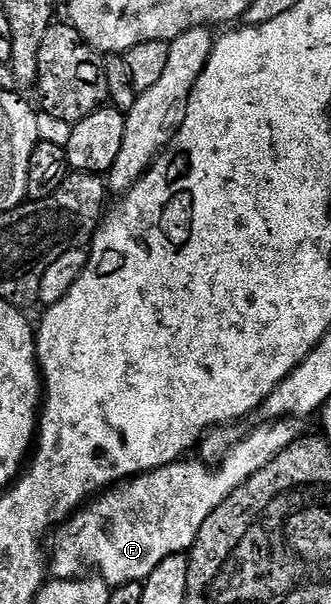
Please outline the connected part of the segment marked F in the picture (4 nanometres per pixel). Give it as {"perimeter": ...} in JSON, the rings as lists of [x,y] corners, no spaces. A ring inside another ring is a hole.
{"perimeter":[[[274,421],[271,422],[269,425],[262,425],[266,427],[256,428],[255,431],[252,432],[251,435],[247,437],[247,439],[246,436],[239,438],[238,442],[235,443],[234,446],[231,447],[230,450],[227,451],[226,454],[222,456],[220,462],[217,465],[211,465],[209,462],[206,461],[197,461],[198,463],[186,463],[187,461],[179,461],[176,463],[169,463],[169,465],[167,465],[166,467],[157,467],[155,471],[146,471],[142,475],[135,475],[133,479],[127,479],[123,482],[115,483],[113,487],[101,492],[101,494],[99,494],[97,497],[91,498],[89,502],[85,504],[85,506],[75,511],[74,514],[70,516],[67,522],[61,524],[60,530],[57,532],[57,534],[59,533],[59,535],[56,536],[54,539],[54,551],[52,547],[52,550],[49,552],[48,555],[49,574],[53,576],[54,579],[77,579],[79,577],[85,576],[87,572],[89,572],[86,571],[89,569],[89,567],[95,567],[95,569],[98,570],[95,572],[97,572],[97,574],[101,576],[101,578],[105,579],[106,582],[110,584],[111,588],[123,587],[125,583],[142,583],[144,580],[146,580],[149,577],[149,575],[151,575],[152,572],[154,572],[154,570],[156,569],[156,565],[160,565],[160,561],[168,561],[168,557],[172,557],[173,555],[181,555],[183,553],[189,552],[190,548],[193,547],[194,542],[196,541],[196,537],[200,533],[200,525],[204,525],[204,521],[208,521],[208,517],[212,517],[212,513],[215,511],[215,509],[218,508],[220,504],[222,504],[223,501],[227,499],[227,497],[229,497],[229,495],[233,493],[233,491],[236,490],[240,485],[244,485],[244,481],[248,481],[248,477],[252,477],[252,473],[260,473],[260,469],[264,469],[264,465],[268,465],[268,461],[272,461],[272,457],[276,457],[280,453],[284,453],[284,449],[288,449],[288,445],[292,445],[292,441],[296,441],[297,439],[300,438],[300,430],[298,431],[297,425],[299,426],[299,424],[294,421]]]}

